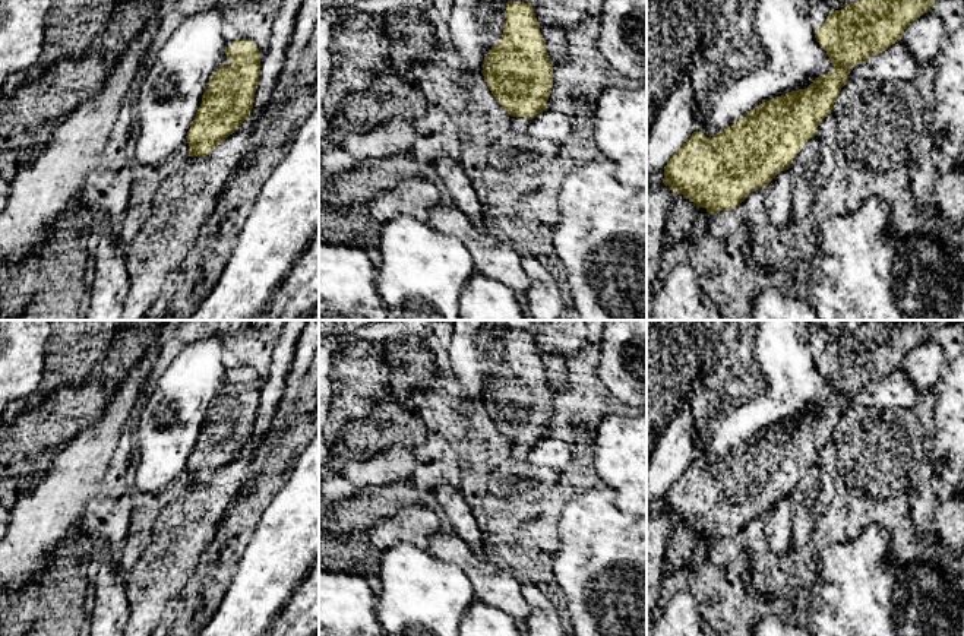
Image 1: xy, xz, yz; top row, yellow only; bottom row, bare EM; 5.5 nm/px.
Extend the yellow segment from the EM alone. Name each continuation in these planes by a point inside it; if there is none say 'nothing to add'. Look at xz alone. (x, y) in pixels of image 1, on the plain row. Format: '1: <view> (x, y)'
nothing to add

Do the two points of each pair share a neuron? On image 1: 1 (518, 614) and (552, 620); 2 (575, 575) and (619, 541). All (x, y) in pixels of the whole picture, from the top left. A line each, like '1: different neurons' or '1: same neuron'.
1: different neurons
2: same neuron

